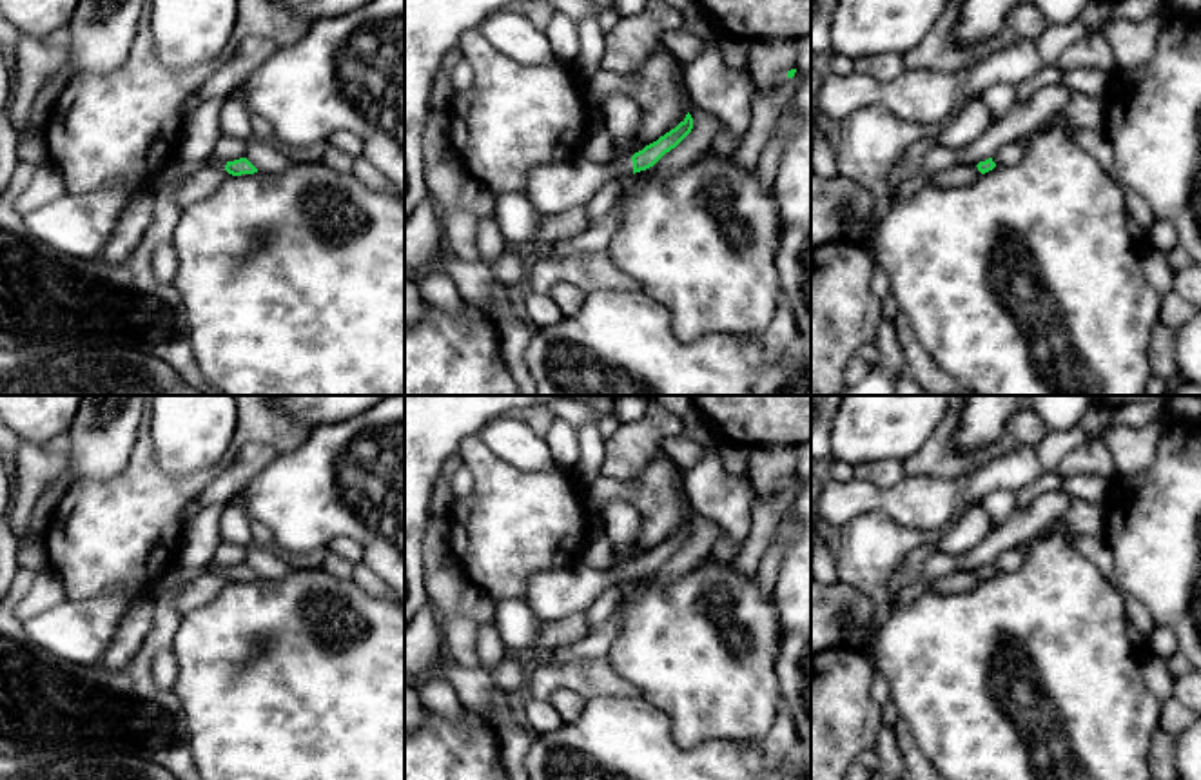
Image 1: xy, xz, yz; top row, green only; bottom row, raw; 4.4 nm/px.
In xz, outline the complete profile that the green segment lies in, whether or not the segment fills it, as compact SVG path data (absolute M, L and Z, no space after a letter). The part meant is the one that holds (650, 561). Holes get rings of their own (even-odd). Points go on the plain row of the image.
M688 519L675 535L631 564L597 570L581 562L570 570L532 573L526 580L524 602L541 620L559 620L586 613L604 590L653 573L666 559L675 555L691 535L693 524Z

